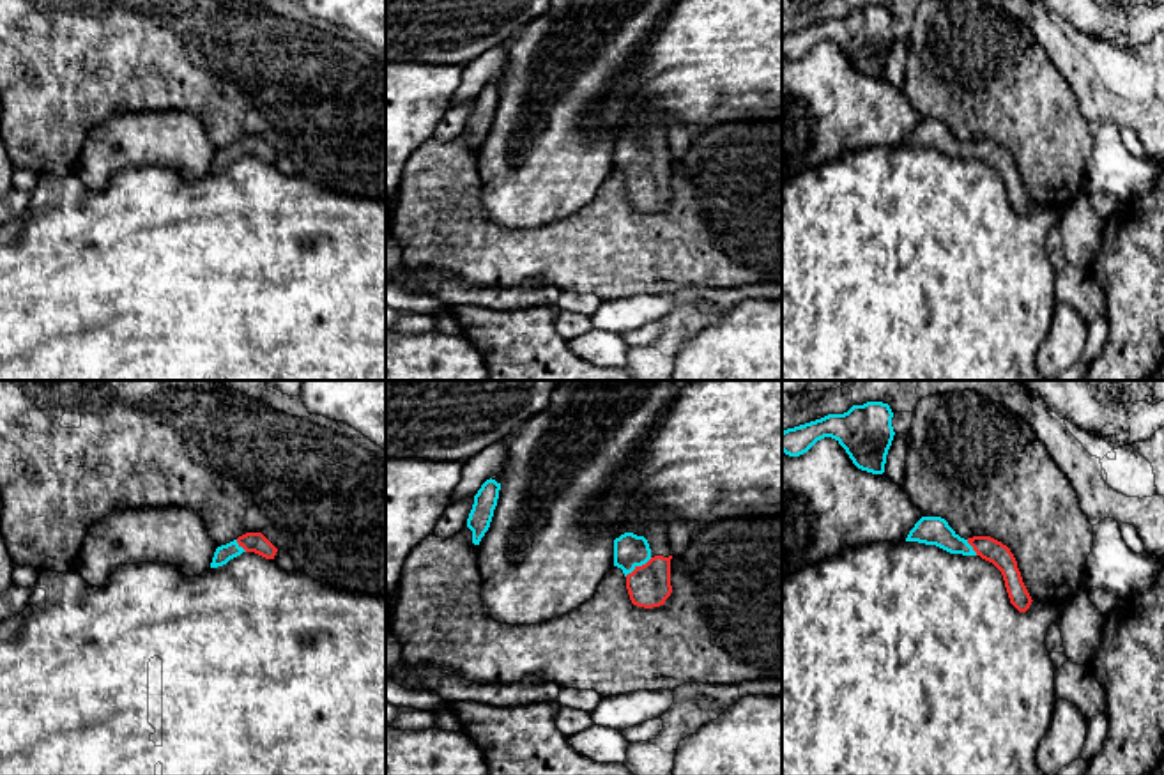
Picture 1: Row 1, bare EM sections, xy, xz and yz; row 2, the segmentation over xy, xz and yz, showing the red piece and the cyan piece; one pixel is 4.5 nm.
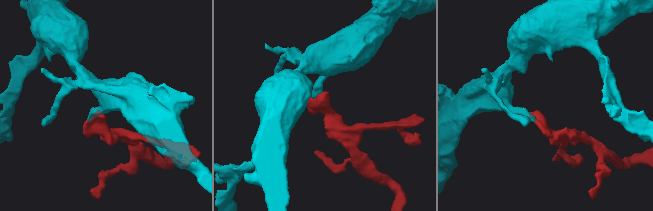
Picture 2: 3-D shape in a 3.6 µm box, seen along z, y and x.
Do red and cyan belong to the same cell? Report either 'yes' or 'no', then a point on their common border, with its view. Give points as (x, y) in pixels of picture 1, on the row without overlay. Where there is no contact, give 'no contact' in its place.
yes | xz (637, 170)

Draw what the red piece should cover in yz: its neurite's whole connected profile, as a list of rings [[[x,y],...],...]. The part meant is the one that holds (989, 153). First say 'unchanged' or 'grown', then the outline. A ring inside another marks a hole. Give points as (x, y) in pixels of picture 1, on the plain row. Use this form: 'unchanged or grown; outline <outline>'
grown; outline [[[922,120],[909,134],[906,145],[936,149],[950,157],[980,159],[1001,175],[1010,207],[1019,216],[1030,212],[1033,203],[1022,186],[1017,165],[1010,152],[1001,145],[991,140],[964,143],[941,120]]]

